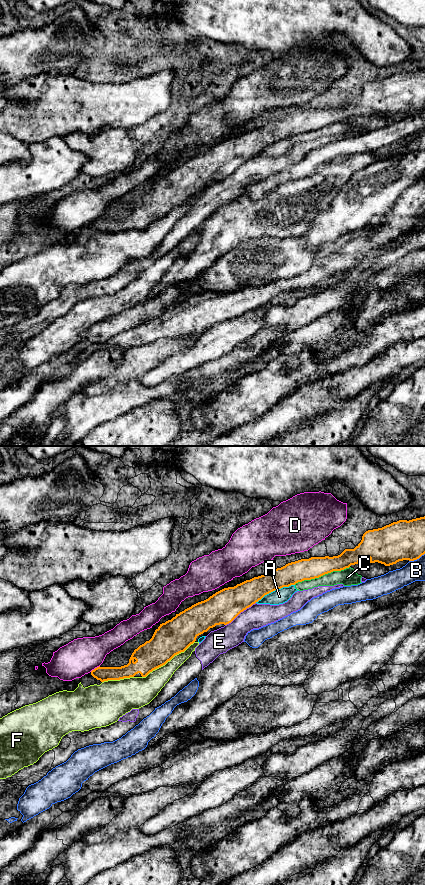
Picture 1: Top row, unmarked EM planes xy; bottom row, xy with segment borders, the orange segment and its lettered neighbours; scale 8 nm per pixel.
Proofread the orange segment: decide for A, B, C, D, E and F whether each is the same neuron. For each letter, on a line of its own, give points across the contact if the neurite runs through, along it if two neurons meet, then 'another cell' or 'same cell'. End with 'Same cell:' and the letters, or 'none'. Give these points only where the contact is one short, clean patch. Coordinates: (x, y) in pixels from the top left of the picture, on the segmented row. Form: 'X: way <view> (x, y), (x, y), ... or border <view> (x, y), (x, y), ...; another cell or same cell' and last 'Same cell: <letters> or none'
A: another cell
B: another cell
C: another cell
D: another cell
E: another cell
F: another cell
Same cell: none

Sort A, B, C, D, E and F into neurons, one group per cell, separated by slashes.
A C F / B / D / E

